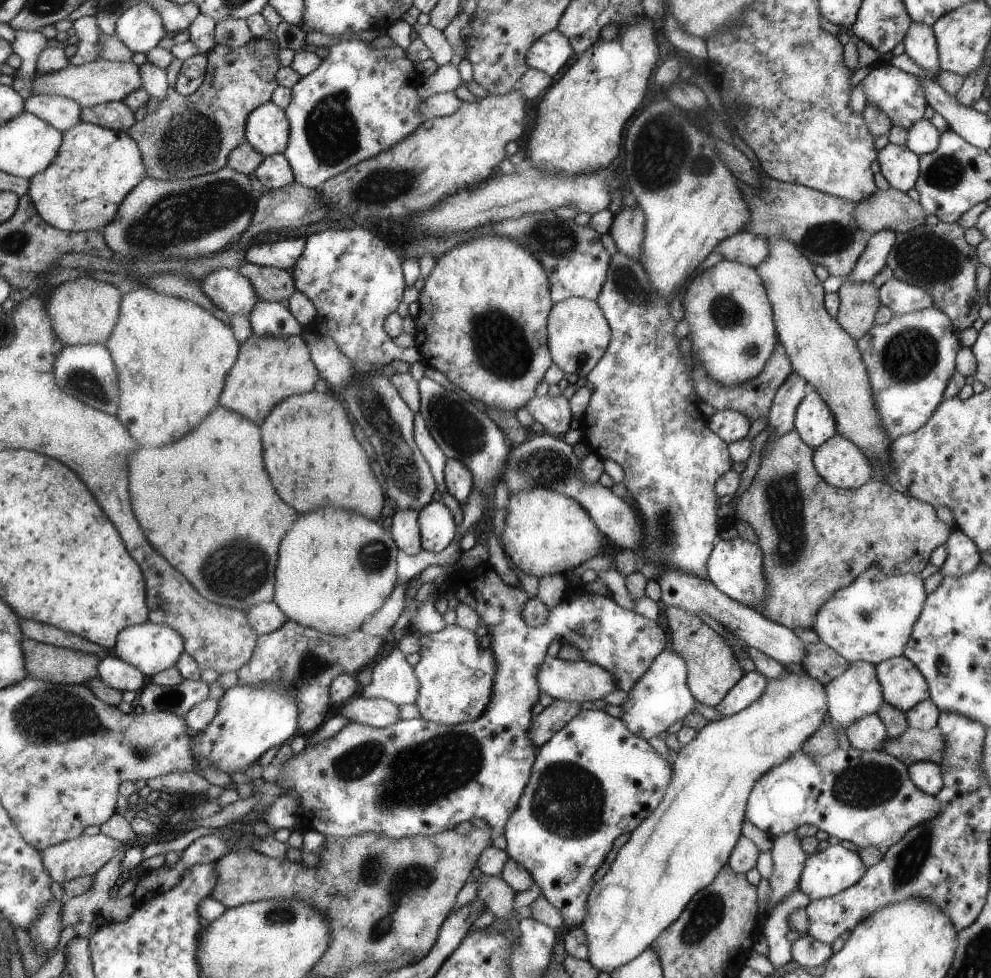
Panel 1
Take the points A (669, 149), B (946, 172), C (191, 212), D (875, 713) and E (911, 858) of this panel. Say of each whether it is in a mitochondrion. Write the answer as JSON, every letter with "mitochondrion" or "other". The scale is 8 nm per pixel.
{"A":"mitochondrion","B":"mitochondrion","C":"mitochondrion","D":"other","E":"mitochondrion"}

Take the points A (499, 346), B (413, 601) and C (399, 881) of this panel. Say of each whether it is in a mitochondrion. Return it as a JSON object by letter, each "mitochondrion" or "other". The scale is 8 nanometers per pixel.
{"A":"mitochondrion","B":"other","C":"mitochondrion"}

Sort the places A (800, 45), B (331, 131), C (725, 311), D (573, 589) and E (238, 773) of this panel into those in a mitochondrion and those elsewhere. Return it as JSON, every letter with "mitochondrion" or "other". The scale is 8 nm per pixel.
{"A":"mitochondrion","B":"mitochondrion","C":"mitochondrion","D":"other","E":"other"}

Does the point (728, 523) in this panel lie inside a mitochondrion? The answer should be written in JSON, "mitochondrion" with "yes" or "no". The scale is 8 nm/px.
{"mitochondrion":"no"}

